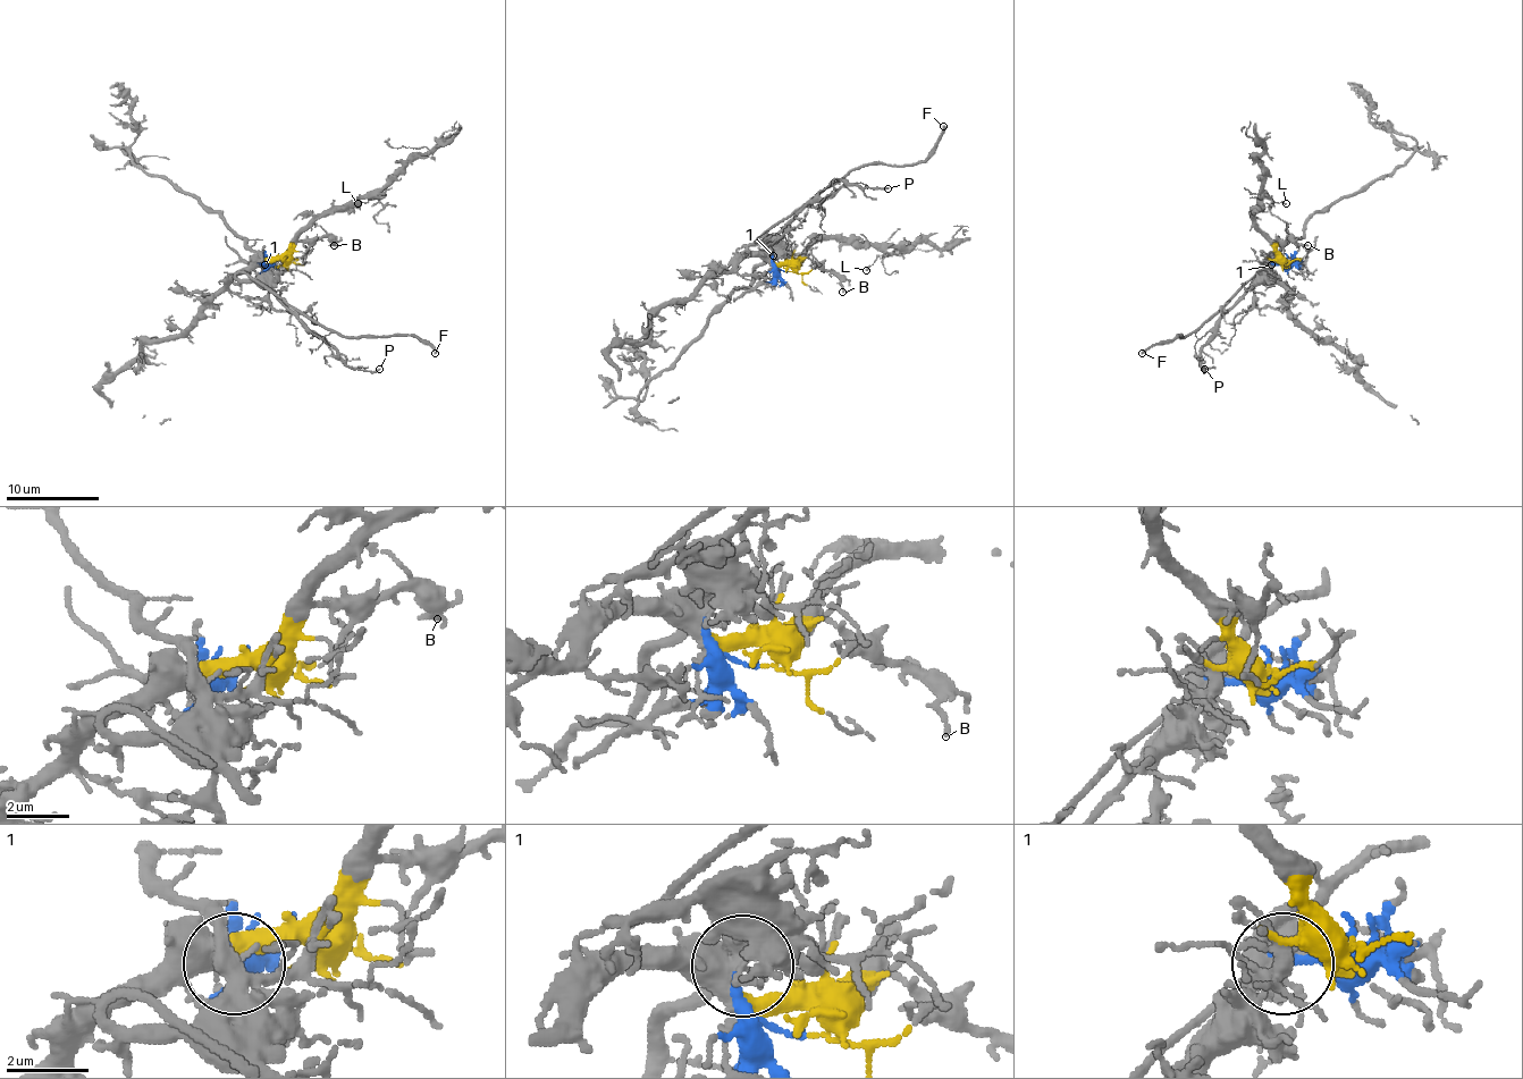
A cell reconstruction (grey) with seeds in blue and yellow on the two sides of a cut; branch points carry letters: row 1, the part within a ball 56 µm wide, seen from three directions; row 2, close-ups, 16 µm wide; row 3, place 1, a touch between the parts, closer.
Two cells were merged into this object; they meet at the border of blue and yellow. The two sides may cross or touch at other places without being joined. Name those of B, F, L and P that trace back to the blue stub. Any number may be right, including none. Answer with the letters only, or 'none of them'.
F, P

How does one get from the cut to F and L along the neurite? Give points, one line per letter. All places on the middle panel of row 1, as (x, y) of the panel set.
F: (788, 271), (773, 262), (773, 239), (813, 200), (852, 169), (881, 162), (920, 162), (934, 146), (943, 125)
L: (788, 271), (815, 242), (827, 239), (855, 239), (876, 246), (883, 253), (866, 269)

